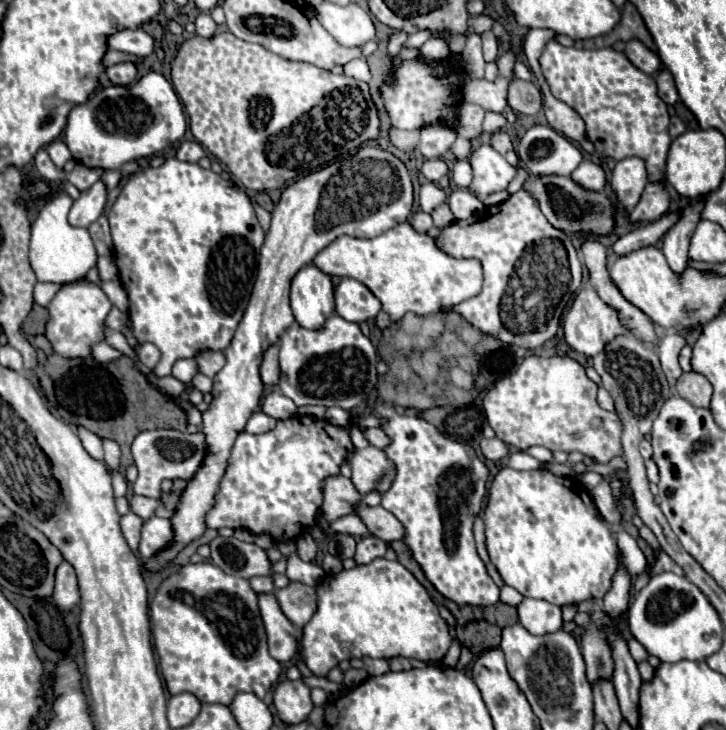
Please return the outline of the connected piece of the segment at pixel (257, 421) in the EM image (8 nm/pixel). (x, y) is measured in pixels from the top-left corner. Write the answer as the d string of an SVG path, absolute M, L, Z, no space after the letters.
M262 410L254 412L246 424L246 432L250 432L250 434L264 434L274 428L276 428L276 420L270 418L268 414L264 414Z

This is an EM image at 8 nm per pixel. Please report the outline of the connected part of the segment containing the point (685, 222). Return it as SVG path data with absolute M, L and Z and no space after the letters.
M690 204L680 222L668 230L668 236L664 236L664 256L670 264L670 268L680 276L686 272L688 264L690 264L690 256L688 256L688 248L690 248L690 236L698 224L698 216L700 216L700 208L702 204Z

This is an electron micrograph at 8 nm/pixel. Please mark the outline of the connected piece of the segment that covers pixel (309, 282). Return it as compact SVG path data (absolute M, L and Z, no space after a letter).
M308 264L292 280L290 304L296 322L308 330L320 330L334 314L332 278Z

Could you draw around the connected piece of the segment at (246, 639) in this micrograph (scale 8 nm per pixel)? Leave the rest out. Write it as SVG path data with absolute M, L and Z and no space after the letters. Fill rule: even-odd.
M212 562L186 564L170 574L156 590L150 602L150 620L154 634L154 648L160 660L160 672L164 676L170 694L190 692L202 704L228 706L238 692L254 692L264 698L266 692L278 682L282 666L272 660L266 646L266 632L262 626L258 596L244 578L234 578L222 572ZM218 598L226 598L226 606L216 606Z

